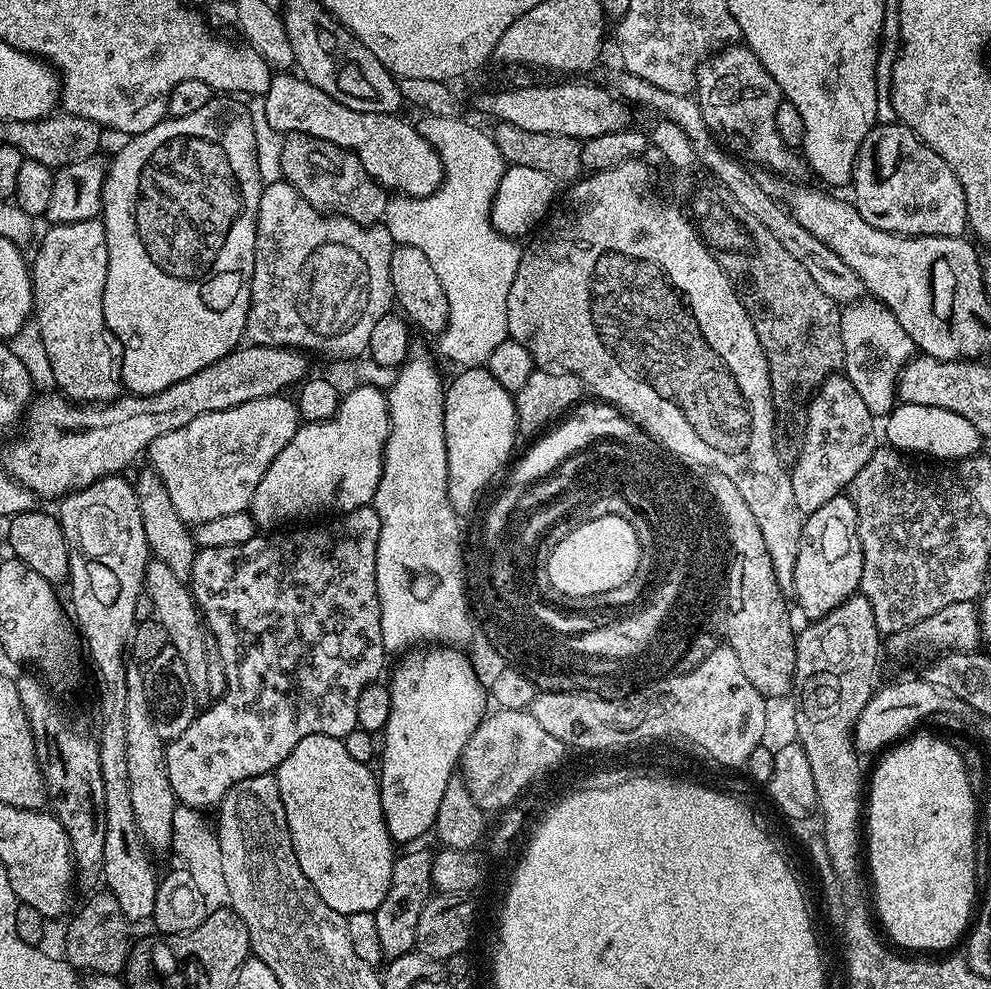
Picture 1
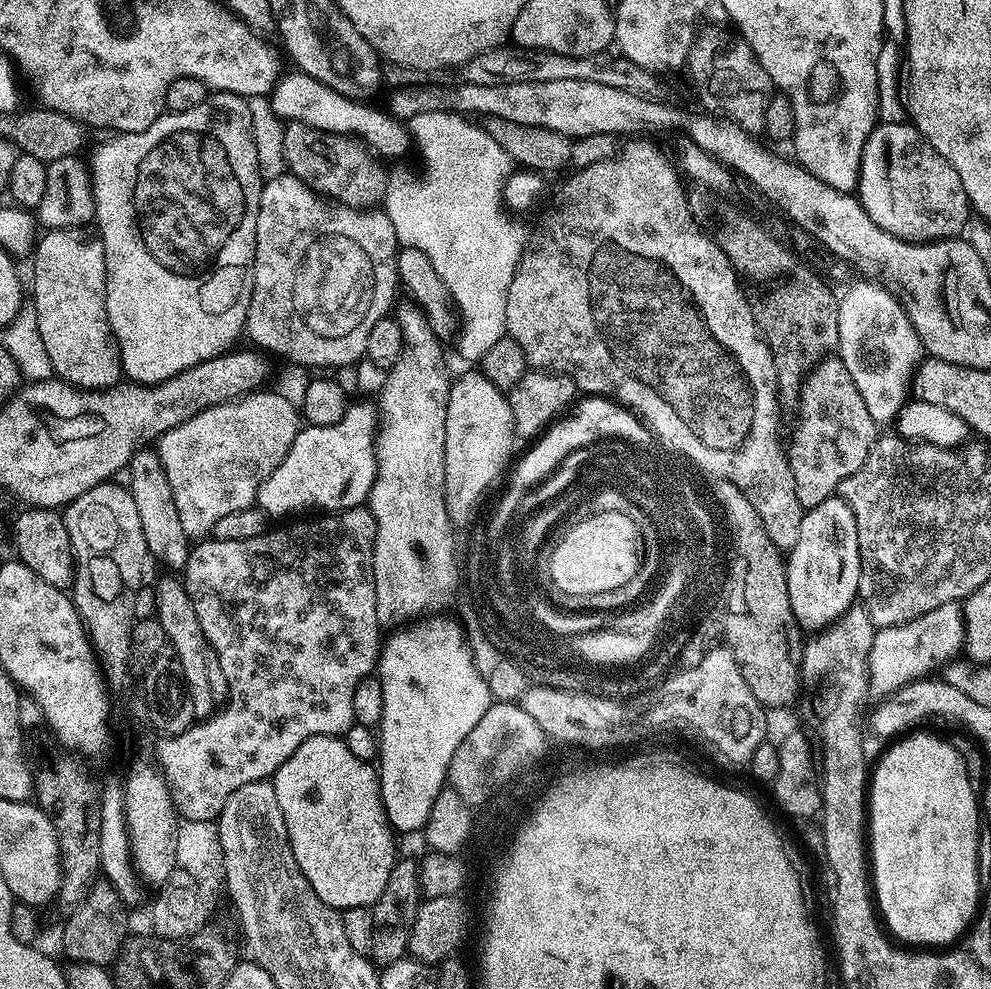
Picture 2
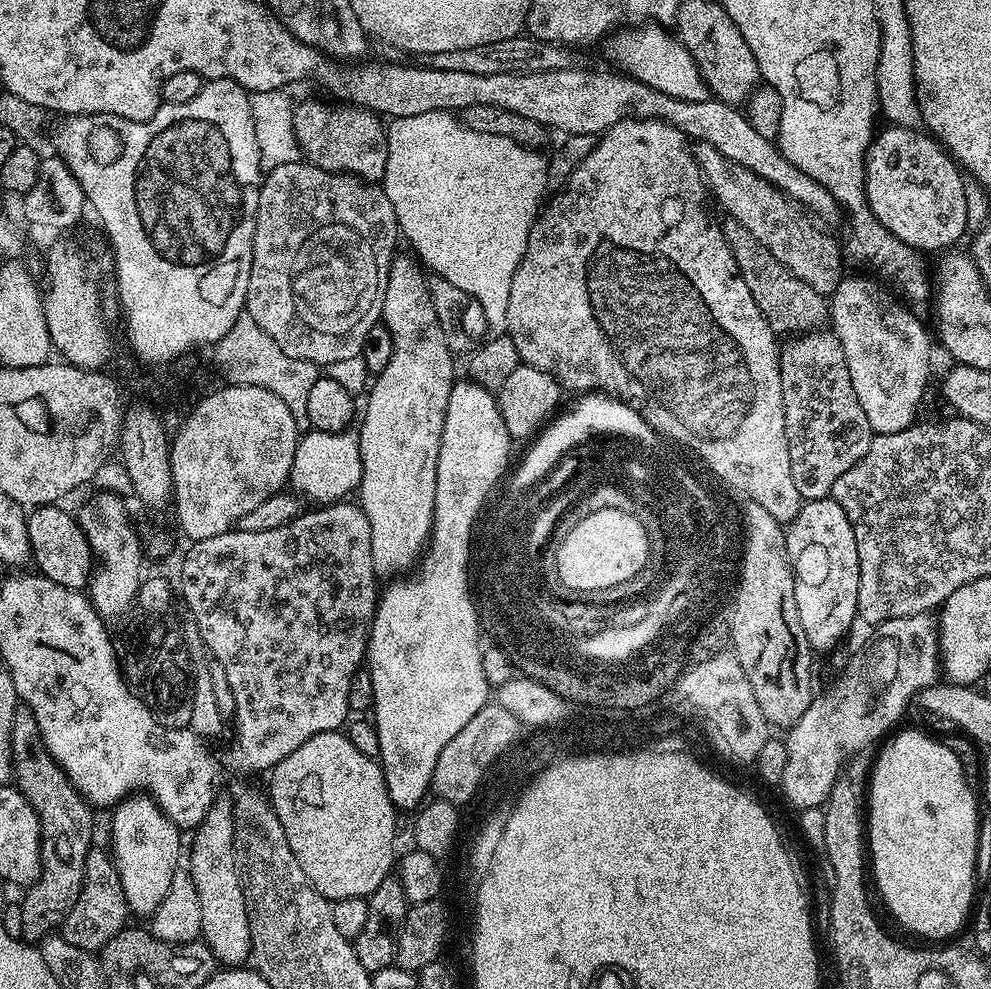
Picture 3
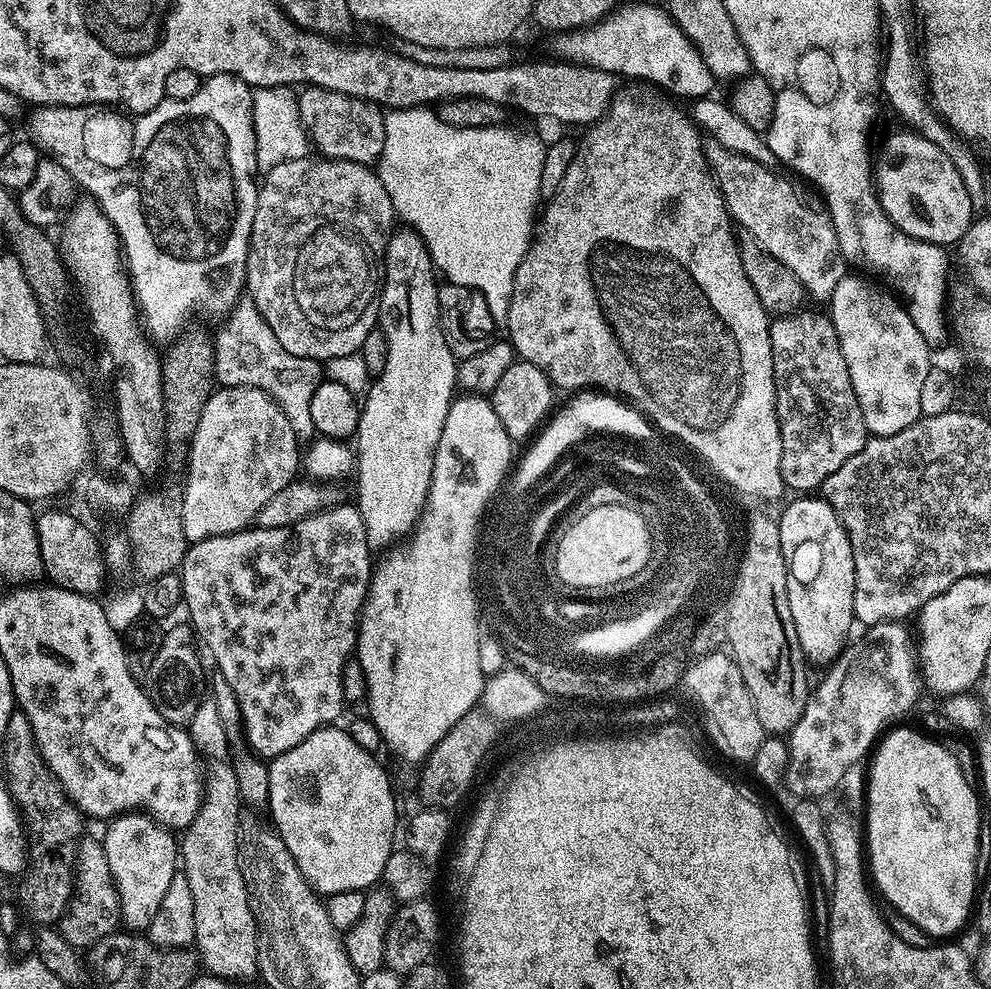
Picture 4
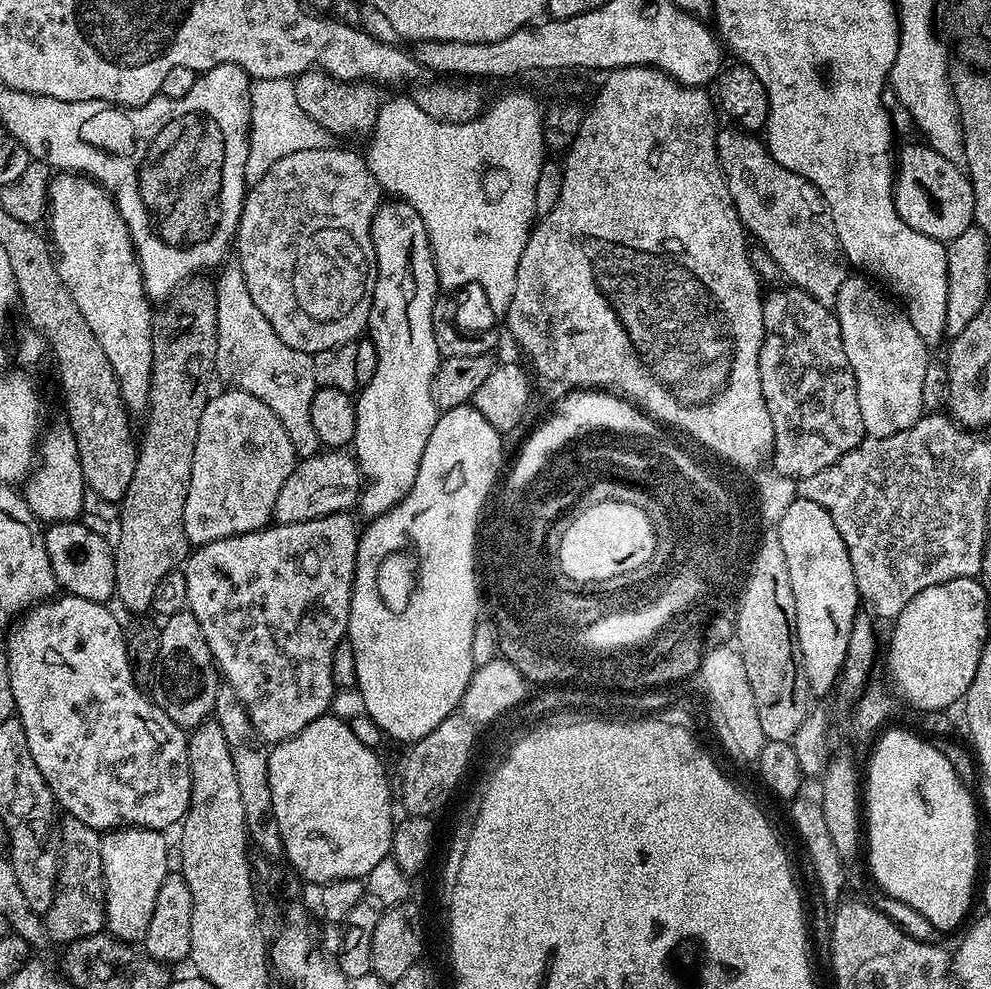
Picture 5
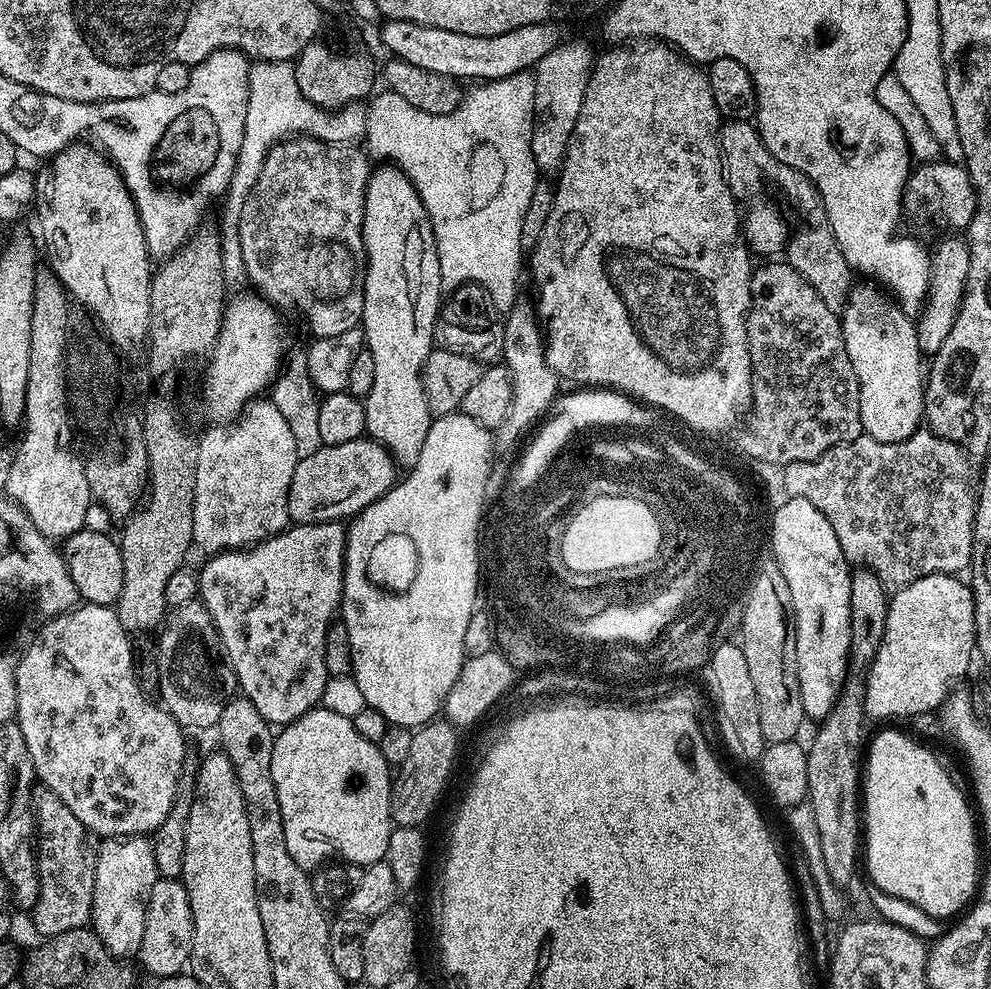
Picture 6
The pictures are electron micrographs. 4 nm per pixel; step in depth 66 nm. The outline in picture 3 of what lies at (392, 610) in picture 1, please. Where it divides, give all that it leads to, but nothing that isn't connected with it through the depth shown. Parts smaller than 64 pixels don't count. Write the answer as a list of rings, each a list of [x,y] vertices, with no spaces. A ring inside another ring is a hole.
[[[393,255],[392,258],[382,313],[382,322],[390,330],[390,338],[394,338],[394,354],[390,354],[390,366],[378,373],[367,389],[366,397],[372,405],[358,427],[360,457],[364,467],[358,489],[358,503],[370,522],[372,565],[376,573],[387,578],[407,573],[419,561],[428,519],[435,508],[432,503],[433,471],[438,468],[438,450],[444,433],[446,406],[454,383],[454,353],[442,334],[442,326],[438,326],[436,321],[429,277],[424,277],[425,269],[415,255],[400,255]]]

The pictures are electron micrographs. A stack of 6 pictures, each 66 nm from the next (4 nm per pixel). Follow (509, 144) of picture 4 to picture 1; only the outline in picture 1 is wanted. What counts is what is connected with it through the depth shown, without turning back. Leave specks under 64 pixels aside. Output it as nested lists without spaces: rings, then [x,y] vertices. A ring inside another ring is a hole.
[[[488,152],[488,156],[464,156],[464,164],[472,164],[472,168],[480,168],[480,172],[476,172],[476,176],[468,176],[468,180],[442,180],[437,191],[429,196],[393,195],[383,219],[396,244],[418,246],[418,250],[430,258],[434,271],[438,273],[438,282],[442,282],[442,290],[446,290],[448,303],[448,328],[439,337],[440,352],[446,359],[460,364],[456,366],[461,369],[487,365],[490,354],[494,354],[497,346],[502,346],[502,342],[509,339],[506,298],[510,294],[522,251],[521,245],[498,232],[491,220],[492,202],[506,169],[504,156],[500,152]]]

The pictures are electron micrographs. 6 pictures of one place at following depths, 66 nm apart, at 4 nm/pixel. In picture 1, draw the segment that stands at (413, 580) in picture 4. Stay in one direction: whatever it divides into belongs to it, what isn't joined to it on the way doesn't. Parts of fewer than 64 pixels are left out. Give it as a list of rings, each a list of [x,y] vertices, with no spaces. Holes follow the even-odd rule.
[[[487,367],[466,368],[457,371],[452,384],[447,385],[444,393],[444,429],[446,430],[446,458],[448,459],[448,498],[460,512],[474,503],[476,489],[484,485],[484,480],[492,476],[492,468],[504,460],[508,444],[517,447],[518,440],[512,436],[512,416],[516,413],[513,393],[502,390],[502,385],[490,374]],[[452,646],[429,648],[432,648],[429,652],[418,650],[412,656],[405,655],[405,660],[393,670],[392,680],[387,681],[390,690],[390,718],[383,731],[385,750],[378,760],[378,779],[382,814],[386,818],[390,838],[397,845],[408,844],[433,831],[442,794],[446,794],[446,786],[454,779],[466,742],[486,715],[486,688],[476,677],[469,657],[465,654],[463,656],[463,651]]]

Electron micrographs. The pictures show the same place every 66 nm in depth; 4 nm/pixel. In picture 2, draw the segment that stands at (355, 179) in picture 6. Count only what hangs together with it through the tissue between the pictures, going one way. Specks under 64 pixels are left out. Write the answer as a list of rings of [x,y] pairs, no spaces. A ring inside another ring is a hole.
[[[291,174],[267,181],[260,189],[258,202],[256,257],[246,336],[257,344],[253,344],[257,349],[277,352],[285,356],[285,361],[307,370],[339,370],[355,365],[365,359],[366,338],[374,322],[389,315],[393,307],[392,299],[398,290],[397,251],[394,226],[383,210],[352,208],[325,198]]]

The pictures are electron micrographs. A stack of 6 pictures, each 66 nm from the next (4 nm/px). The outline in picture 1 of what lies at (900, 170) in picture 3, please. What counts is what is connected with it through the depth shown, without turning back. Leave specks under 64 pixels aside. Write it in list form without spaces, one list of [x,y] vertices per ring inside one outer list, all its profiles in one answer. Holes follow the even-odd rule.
[[[899,122],[877,123],[868,131],[856,155],[850,188],[856,191],[854,203],[862,218],[878,230],[899,236],[964,236],[969,227],[962,182],[934,149]]]

